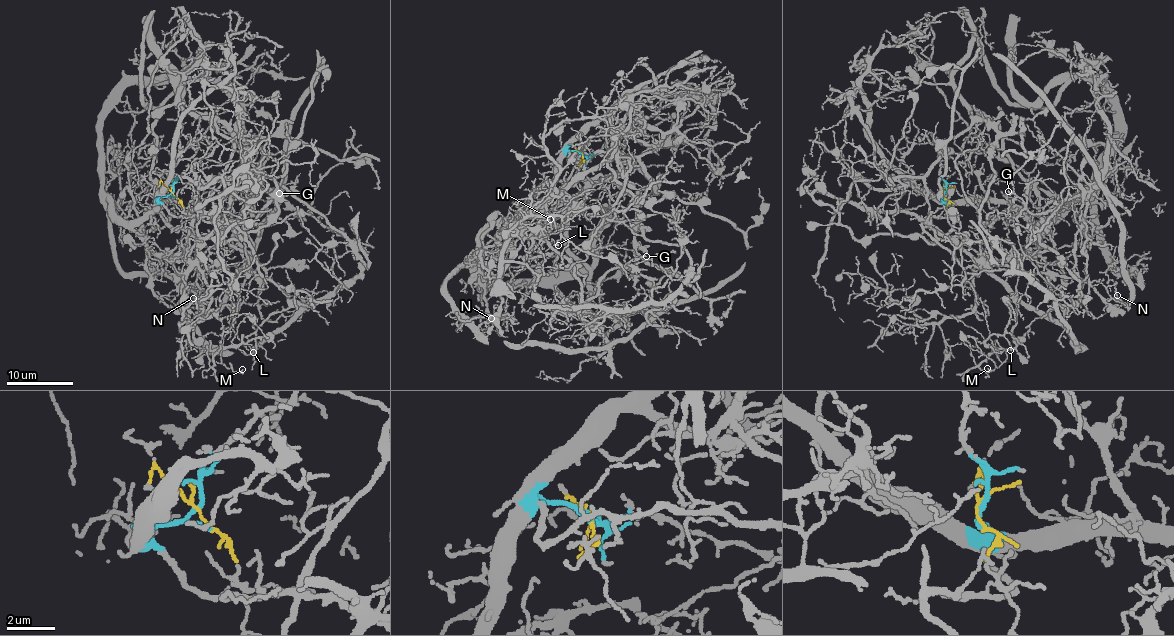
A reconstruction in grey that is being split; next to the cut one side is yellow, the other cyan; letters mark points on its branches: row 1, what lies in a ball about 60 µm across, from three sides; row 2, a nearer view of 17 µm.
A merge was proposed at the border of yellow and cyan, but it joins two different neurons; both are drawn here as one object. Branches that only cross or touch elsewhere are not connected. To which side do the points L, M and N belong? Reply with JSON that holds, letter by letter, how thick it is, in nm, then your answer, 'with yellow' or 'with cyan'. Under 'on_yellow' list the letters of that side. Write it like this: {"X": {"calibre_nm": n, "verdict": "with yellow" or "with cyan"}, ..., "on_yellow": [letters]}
{"L": {"calibre_nm": 140, "verdict": "with yellow"}, "M": {"calibre_nm": 170, "verdict": "with yellow"}, "N": {"calibre_nm": 80, "verdict": "with cyan"}, "on_yellow": ["L", "M"]}

